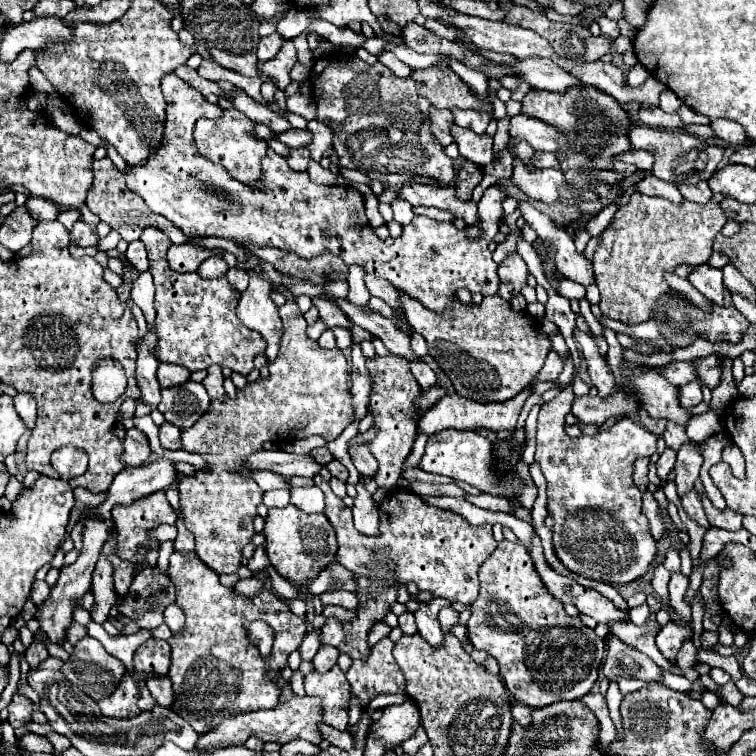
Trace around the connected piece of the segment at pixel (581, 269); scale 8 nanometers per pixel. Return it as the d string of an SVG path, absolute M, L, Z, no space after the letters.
M518 200L518 210L522 212L522 218L526 224L538 234L540 244L550 248L552 260L568 280L574 280L582 286L588 286L594 282L592 262L584 258L584 254L578 254L574 248L572 236L562 230L556 222L552 222L546 214L536 210L530 200Z

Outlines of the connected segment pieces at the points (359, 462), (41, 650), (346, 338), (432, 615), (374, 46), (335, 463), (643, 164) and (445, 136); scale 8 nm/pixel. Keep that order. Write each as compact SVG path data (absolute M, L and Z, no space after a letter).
M370 442L350 444L348 446L348 454L350 454L350 458L352 458L352 462L354 462L354 466L358 468L360 474L374 476L376 468L378 468L378 462L376 462L376 458L370 452Z
M38 630L36 634L34 634L34 640L32 640L32 644L28 646L28 650L26 650L26 660L28 660L28 664L34 668L34 666L38 666L42 660L46 660L48 658L48 650L46 650L46 634L42 632L42 630Z
M334 328L332 332L336 336L336 342L338 342L340 350L348 350L352 346L352 336L350 336L350 332L346 328Z
M422 606L418 612L414 612L414 616L416 616L416 626L420 636L438 650L438 646L444 642L444 632L438 622L438 612L430 612L428 606Z
M372 36L372 38L368 38L366 40L366 44L364 44L364 48L370 52L370 54L374 54L374 56L378 56L384 48L386 48L386 40L382 40L382 38L378 38L378 36Z
M332 460L332 462L328 462L326 468L330 470L332 476L336 476L336 478L340 478L340 480L346 482L346 478L348 478L348 470L346 470L346 466L344 466L340 460Z
M630 150L624 154L616 154L610 158L610 162L628 162L634 164L639 170L652 170L654 165L654 156L646 150Z
M430 108L430 130L432 134L436 136L436 140L442 144L442 146L448 146L454 142L452 134L450 134L450 128L454 124L454 116L450 110L438 110L438 108Z

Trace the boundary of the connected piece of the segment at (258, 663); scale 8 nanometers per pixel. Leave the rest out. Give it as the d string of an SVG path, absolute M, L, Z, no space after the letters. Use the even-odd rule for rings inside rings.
M172 552L168 576L176 584L176 604L186 614L184 630L168 640L172 648L172 664L168 672L174 688L172 710L198 734L204 734L216 728L224 718L232 718L240 712L274 708L280 690L270 682L266 670L276 672L284 668L290 652L300 646L306 634L304 618L292 614L290 608L268 590L262 590L256 598L246 598L232 588L222 586L216 572L208 570L198 556ZM242 618L264 618L268 626L274 626L274 652L268 660L264 660L248 642ZM218 700L238 700L238 706L220 704Z

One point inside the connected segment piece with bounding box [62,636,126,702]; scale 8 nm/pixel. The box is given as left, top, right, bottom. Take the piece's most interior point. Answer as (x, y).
(97, 673)

